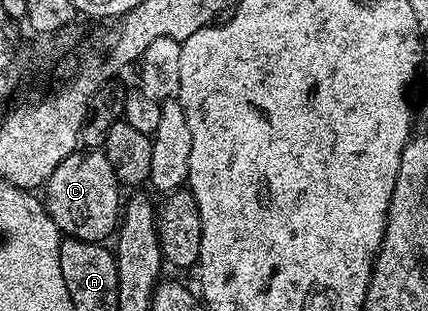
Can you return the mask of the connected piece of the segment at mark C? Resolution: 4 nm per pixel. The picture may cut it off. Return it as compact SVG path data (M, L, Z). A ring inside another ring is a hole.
M77 149L57 169L53 169L53 177L49 177L41 198L47 208L53 225L69 239L80 239L90 243L103 243L116 234L121 222L121 199L119 203L121 184L113 173L113 165L109 165L109 157L101 149Z

